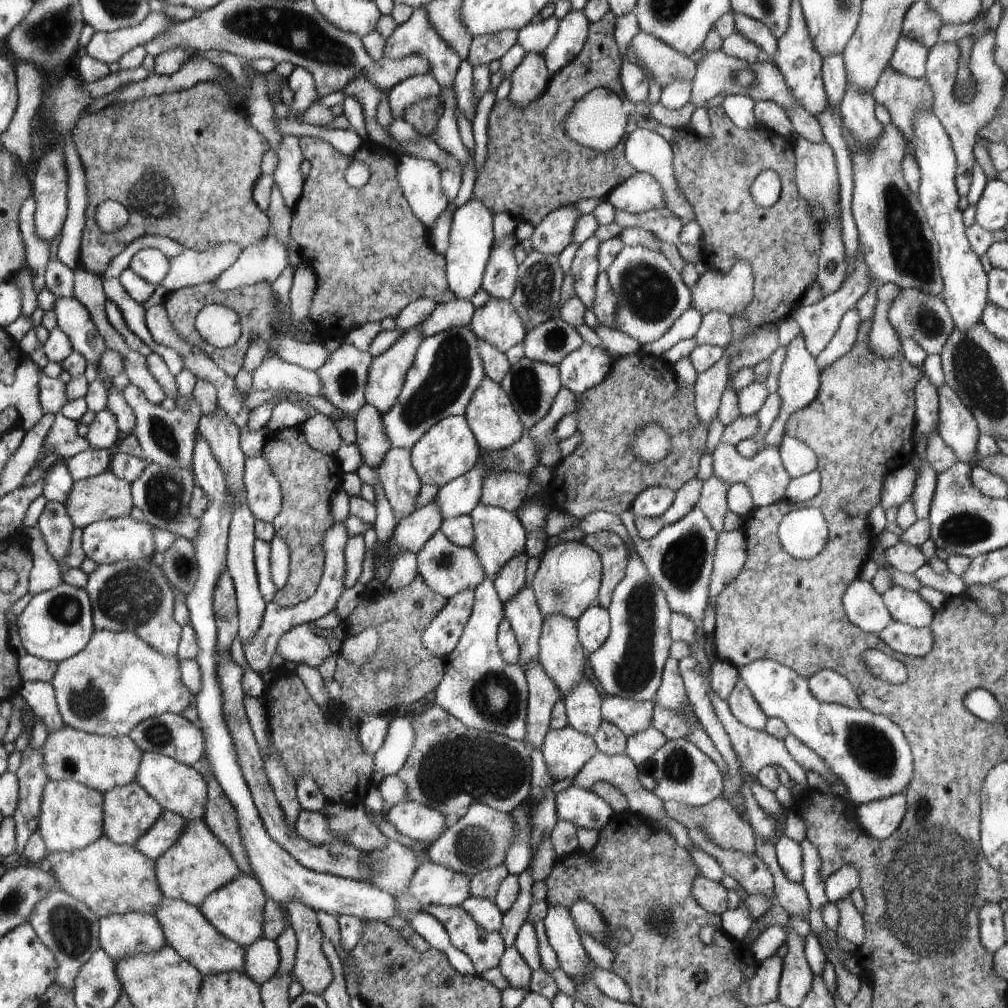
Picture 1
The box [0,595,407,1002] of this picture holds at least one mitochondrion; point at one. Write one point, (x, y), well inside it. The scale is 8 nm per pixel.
(71, 930)

